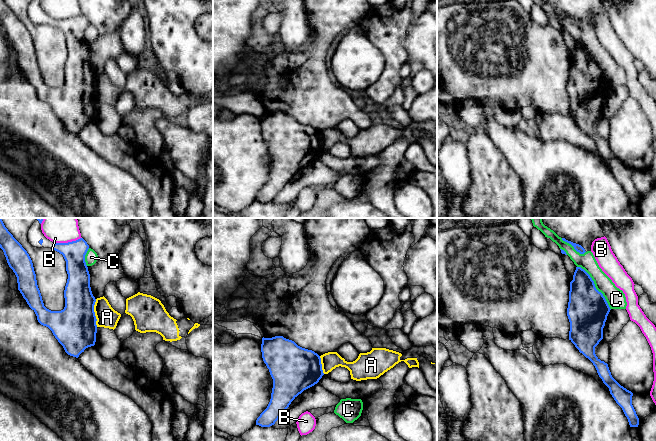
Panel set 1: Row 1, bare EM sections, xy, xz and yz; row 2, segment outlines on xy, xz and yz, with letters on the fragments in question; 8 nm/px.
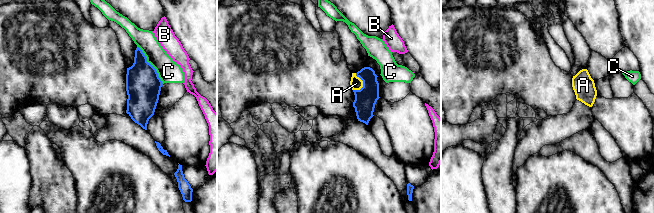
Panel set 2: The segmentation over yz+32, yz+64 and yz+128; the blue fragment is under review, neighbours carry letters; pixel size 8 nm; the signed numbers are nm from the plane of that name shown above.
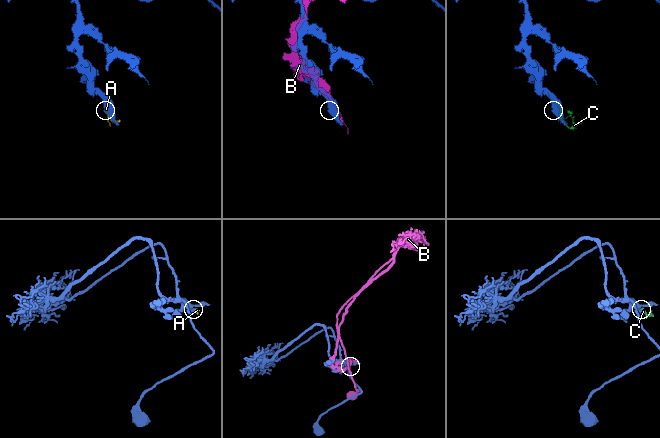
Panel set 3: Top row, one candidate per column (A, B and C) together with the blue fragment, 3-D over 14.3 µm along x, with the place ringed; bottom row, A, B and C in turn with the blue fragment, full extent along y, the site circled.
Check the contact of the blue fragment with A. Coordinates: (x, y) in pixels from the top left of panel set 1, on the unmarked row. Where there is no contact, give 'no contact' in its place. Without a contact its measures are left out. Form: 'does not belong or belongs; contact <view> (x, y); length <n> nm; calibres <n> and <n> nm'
does not belong; contact xy (94, 89); length 220 nm; calibres 340 and 170 nm

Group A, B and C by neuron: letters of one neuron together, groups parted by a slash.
A / B / C

